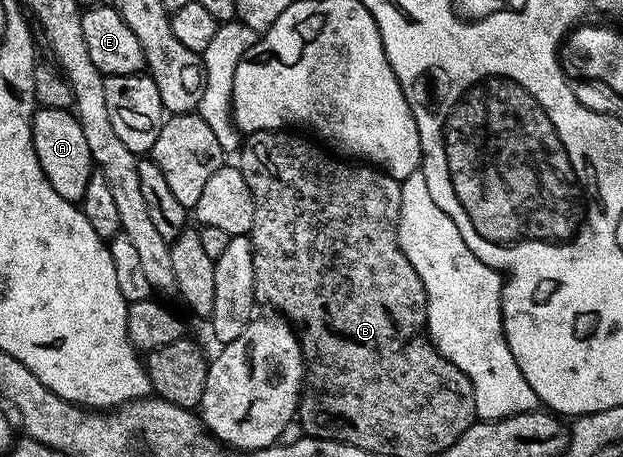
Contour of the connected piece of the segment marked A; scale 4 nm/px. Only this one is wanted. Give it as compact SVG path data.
M37 108L31 122L31 138L35 146L35 158L39 158L39 166L43 166L43 174L47 174L51 190L55 190L59 198L79 202L85 193L89 175L95 169L91 150L87 150L87 137L83 134L83 126L79 126L77 117L68 108Z

